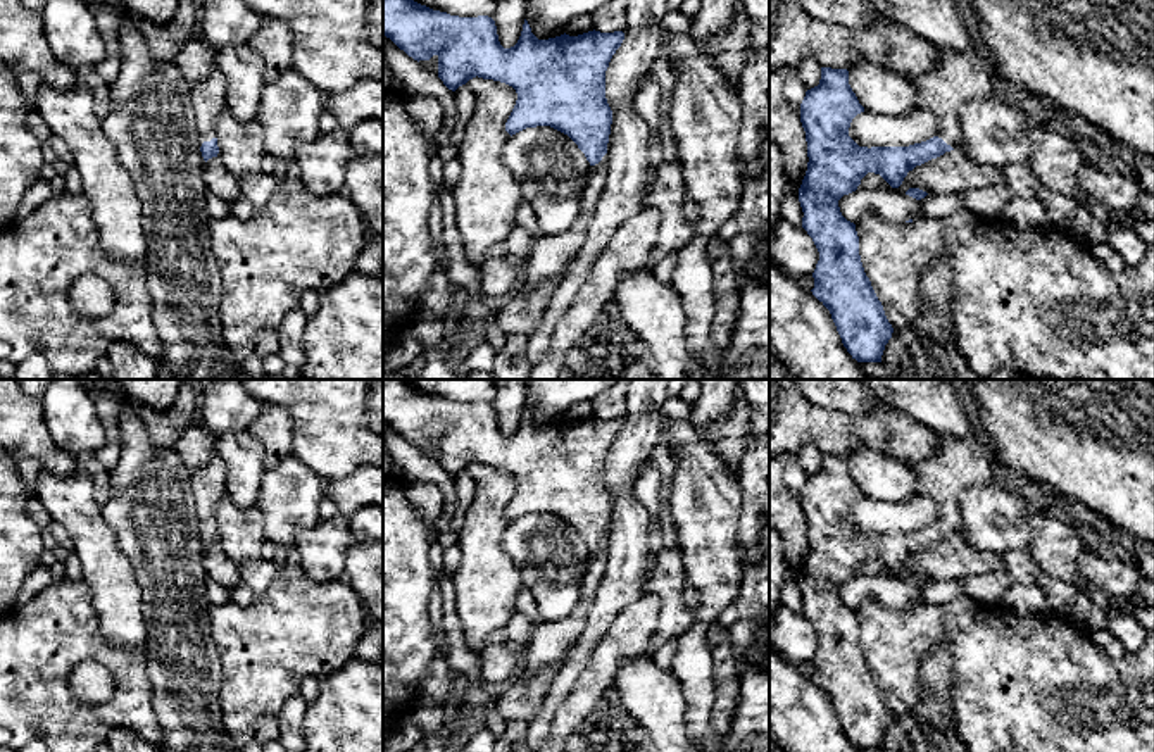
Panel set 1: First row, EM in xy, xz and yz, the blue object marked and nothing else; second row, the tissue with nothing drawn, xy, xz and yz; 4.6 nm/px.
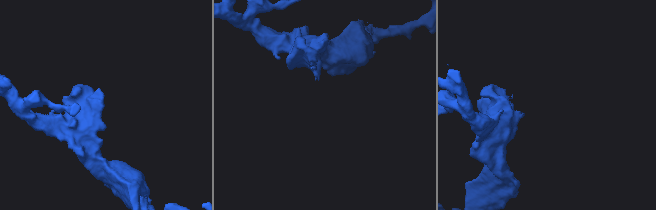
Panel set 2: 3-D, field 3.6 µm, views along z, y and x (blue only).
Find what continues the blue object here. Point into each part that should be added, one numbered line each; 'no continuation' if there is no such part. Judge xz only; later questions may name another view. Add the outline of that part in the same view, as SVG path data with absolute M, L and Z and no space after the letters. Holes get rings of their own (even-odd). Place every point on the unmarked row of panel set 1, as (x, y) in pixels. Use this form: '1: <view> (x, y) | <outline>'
1: xz (551, 640) | M605 550L590 554L590 564L581 581L580 600L569 616L555 621L538 621L524 659L521 673L535 676L561 661L578 635L583 631L597 588L605 573Z

